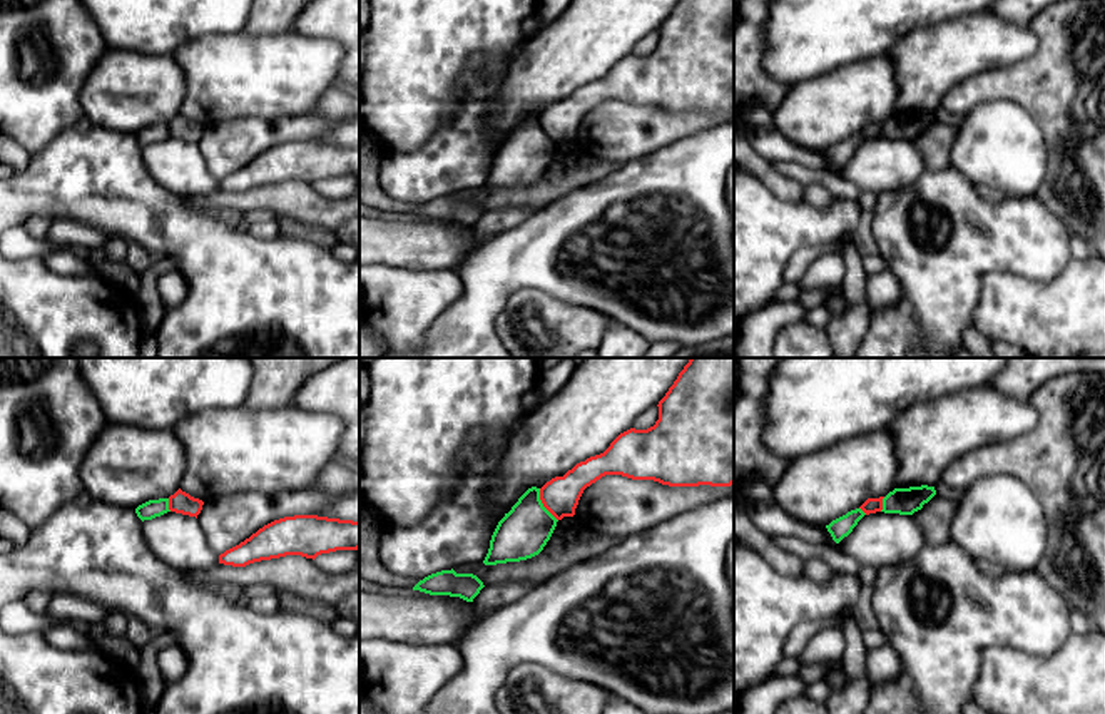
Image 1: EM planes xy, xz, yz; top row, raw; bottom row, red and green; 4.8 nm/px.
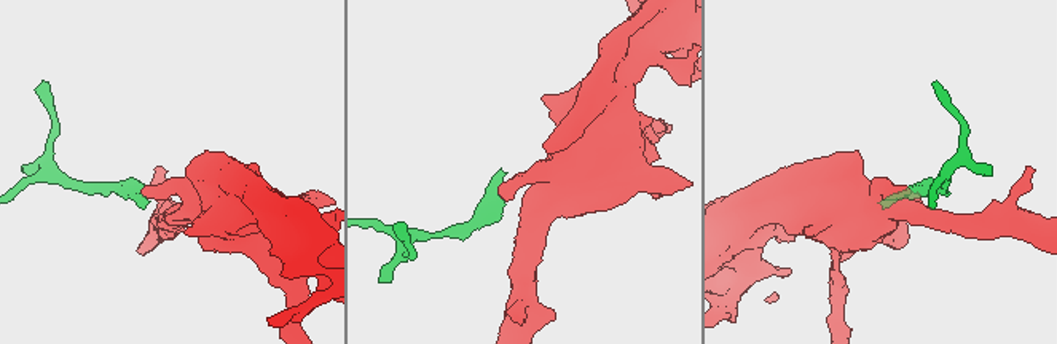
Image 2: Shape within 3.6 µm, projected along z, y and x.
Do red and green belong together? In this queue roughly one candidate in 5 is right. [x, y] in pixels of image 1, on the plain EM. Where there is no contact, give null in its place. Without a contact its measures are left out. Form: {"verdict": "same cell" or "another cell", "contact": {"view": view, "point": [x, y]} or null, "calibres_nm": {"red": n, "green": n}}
{"verdict": "another cell", "contact": {"view": "xz", "point": [544, 131]}, "calibres_nm": {"red": 180, "green": 240}}

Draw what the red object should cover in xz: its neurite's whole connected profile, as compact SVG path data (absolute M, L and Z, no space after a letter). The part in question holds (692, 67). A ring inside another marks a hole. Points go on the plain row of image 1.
M679 0L657 32L659 45L654 52L620 59L603 79L547 107L540 114L543 132L557 145L573 142L583 115L605 100L654 105L669 112L731 112L734 109L734 0Z

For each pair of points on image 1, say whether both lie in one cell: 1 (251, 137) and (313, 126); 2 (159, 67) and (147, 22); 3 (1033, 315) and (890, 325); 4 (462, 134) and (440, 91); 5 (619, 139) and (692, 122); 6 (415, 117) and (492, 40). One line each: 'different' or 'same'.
1: same
2: different
3: different
4: different
5: same
6: same

